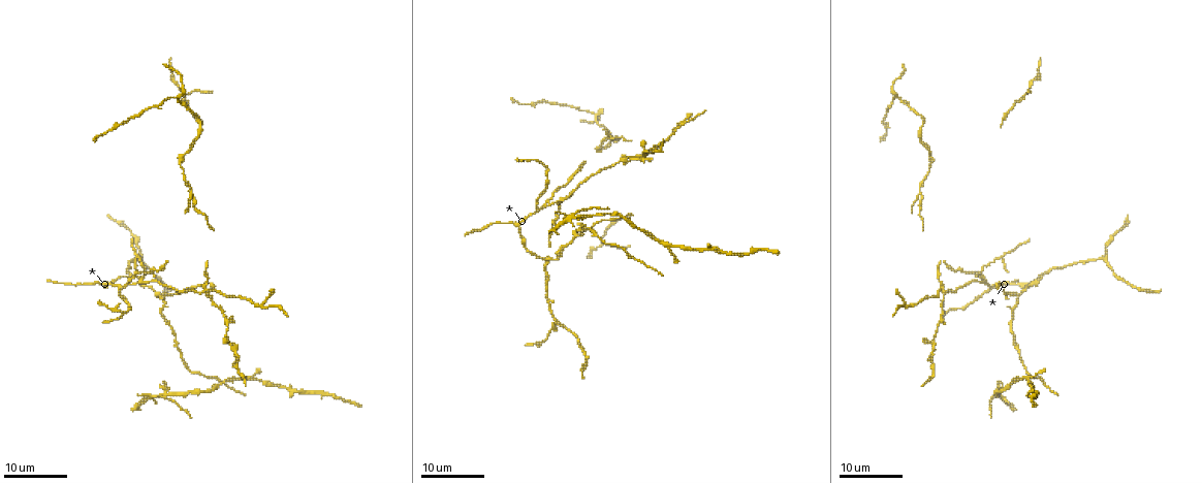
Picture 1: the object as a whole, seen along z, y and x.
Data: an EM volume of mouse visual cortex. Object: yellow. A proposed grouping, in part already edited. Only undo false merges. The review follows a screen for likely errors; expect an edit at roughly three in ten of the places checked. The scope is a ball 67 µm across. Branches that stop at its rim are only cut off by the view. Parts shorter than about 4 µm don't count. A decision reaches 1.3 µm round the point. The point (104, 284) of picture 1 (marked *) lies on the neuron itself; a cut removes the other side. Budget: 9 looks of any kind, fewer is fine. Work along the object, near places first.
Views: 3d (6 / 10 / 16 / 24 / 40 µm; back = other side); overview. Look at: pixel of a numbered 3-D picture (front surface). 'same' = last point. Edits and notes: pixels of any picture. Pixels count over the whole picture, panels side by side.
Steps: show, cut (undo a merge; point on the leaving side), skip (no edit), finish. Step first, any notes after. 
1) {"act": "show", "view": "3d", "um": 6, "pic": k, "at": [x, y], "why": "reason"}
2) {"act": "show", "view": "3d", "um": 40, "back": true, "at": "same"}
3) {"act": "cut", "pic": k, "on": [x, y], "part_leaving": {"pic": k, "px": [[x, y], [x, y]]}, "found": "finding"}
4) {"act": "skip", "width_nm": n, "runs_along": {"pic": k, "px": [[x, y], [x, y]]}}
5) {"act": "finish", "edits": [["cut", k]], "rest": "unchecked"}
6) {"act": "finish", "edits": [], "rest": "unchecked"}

{"act": "show", "view": "3d", "um": 16, "pic": 1, "at": [560, 202]}

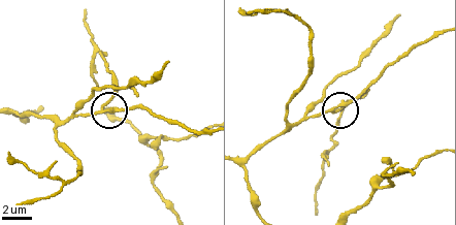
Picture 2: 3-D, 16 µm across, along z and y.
{"act": "show", "view": "3d", "um": 10, "pic": 2, "at": [340, 108], "why": "closer look"}

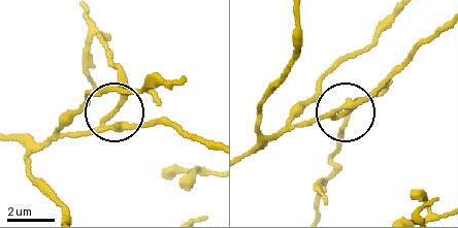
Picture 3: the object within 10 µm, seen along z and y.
{"act": "cut", "pic": 3, "on": [124, 101], "arms": 3, "found": "two neurons meet here"}

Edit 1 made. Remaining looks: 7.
{"act": "show", "view": "overview", "why": "redraw"}

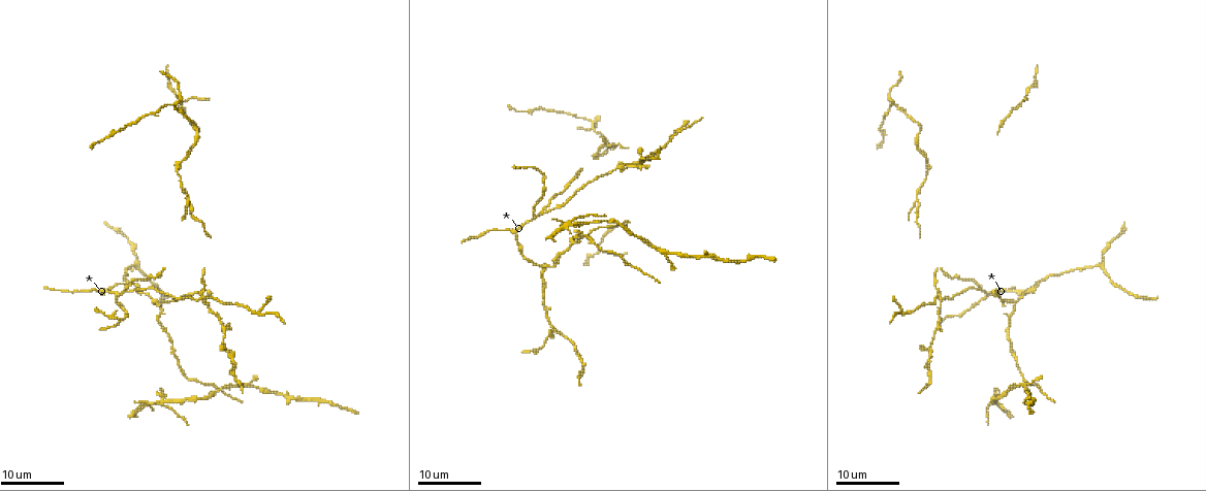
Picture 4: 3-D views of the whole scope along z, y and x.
{"act": "show", "view": "3d", "um": 16, "pic": 4, "at": [152, 300], "why": "arms part here"}

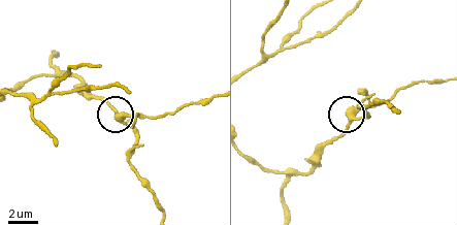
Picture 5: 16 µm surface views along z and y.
{"act": "show", "view": "3d", "um": 10, "pic": 5, "at": [121, 119]}

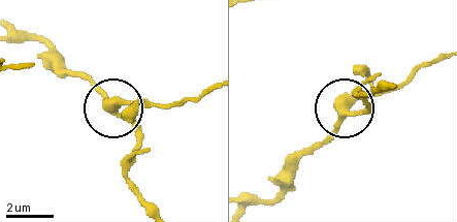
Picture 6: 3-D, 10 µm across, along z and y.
{"act": "skip", "runs_along": {"pic": 6, "px": [[14, 38], [42, 42], [116, 107], [178, 103]]}, "found": "all the same neuron"}

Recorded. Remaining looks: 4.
{"act": "show", "view": "3d", "um": 16, "pic": 4, "at": [1038, 281], "why": "three-way junction"}

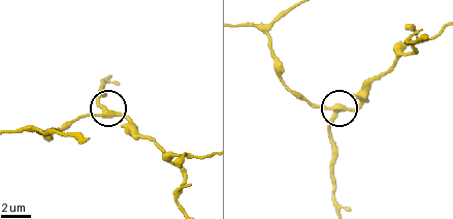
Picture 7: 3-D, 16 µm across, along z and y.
{"act": "show", "view": "3d", "um": 6, "pic": 7, "at": [104, 109]}

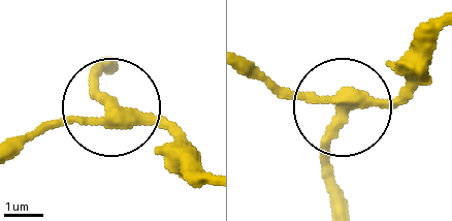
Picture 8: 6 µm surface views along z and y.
{"act": "skip", "width_nm": 290, "runs_along": {"pic": 8, "px": [[251, 62], [290, 88], [329, 98], [329, 180]]}, "found": "all the same neuron"}

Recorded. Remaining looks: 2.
{"act": "show", "view": "3d", "um": 24, "pic": 4, "at": [592, 121]}

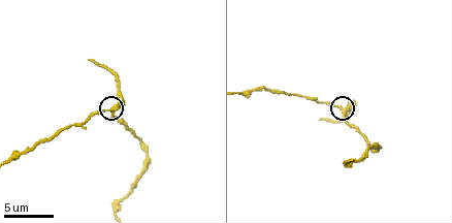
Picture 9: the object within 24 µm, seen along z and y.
{"act": "show", "view": "3d", "um": 10, "pic": 9, "at": [113, 110]}

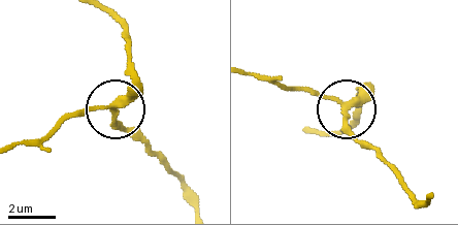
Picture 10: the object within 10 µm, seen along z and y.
{"act": "skip", "arms": 3, "runs_along": {"pic": 10, "px": [[194, 203], [188, 186], [117, 119], [134, 63]]}, "found": "one neuron here"}

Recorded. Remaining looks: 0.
{"act": "finish", "edits": [["cut", 3]], "rest": "unchecked"}

